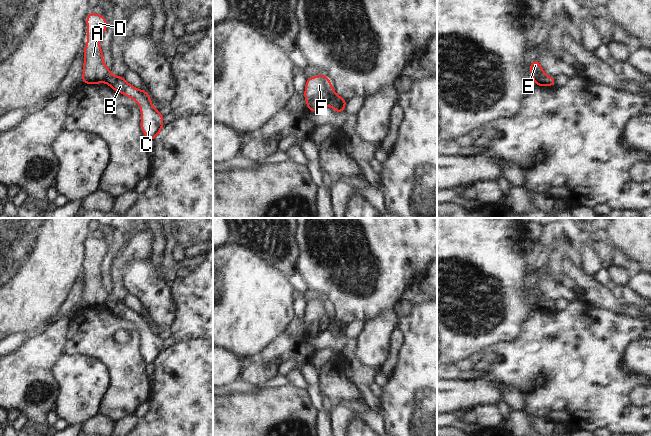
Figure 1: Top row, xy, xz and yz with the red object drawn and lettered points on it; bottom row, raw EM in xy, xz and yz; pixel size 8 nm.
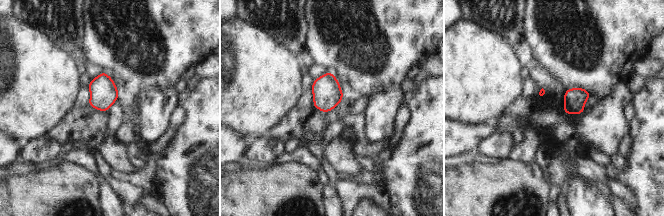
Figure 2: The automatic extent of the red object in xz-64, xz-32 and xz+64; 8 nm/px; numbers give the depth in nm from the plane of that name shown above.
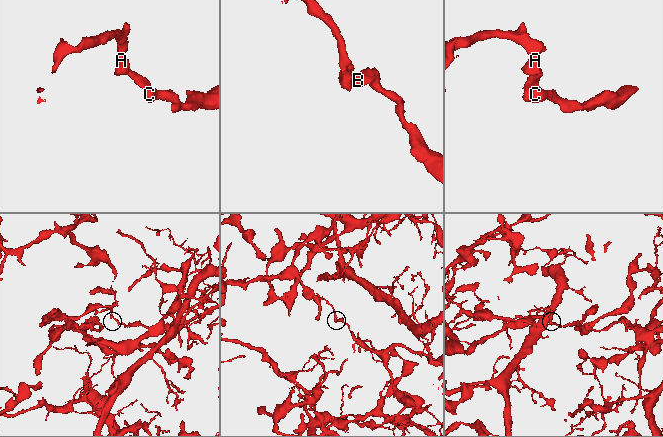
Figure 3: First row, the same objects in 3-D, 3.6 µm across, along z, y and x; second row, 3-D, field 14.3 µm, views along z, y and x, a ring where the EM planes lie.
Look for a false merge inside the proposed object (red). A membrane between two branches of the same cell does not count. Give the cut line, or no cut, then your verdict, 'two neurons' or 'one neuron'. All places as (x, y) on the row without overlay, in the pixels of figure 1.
cut xz (335, 317), (329, 329); two neurons

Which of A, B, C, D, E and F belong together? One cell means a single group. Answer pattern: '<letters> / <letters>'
A D E F / B C

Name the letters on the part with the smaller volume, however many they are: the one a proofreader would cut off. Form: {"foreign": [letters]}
{"foreign": ["A", "D", "E", "F"]}

